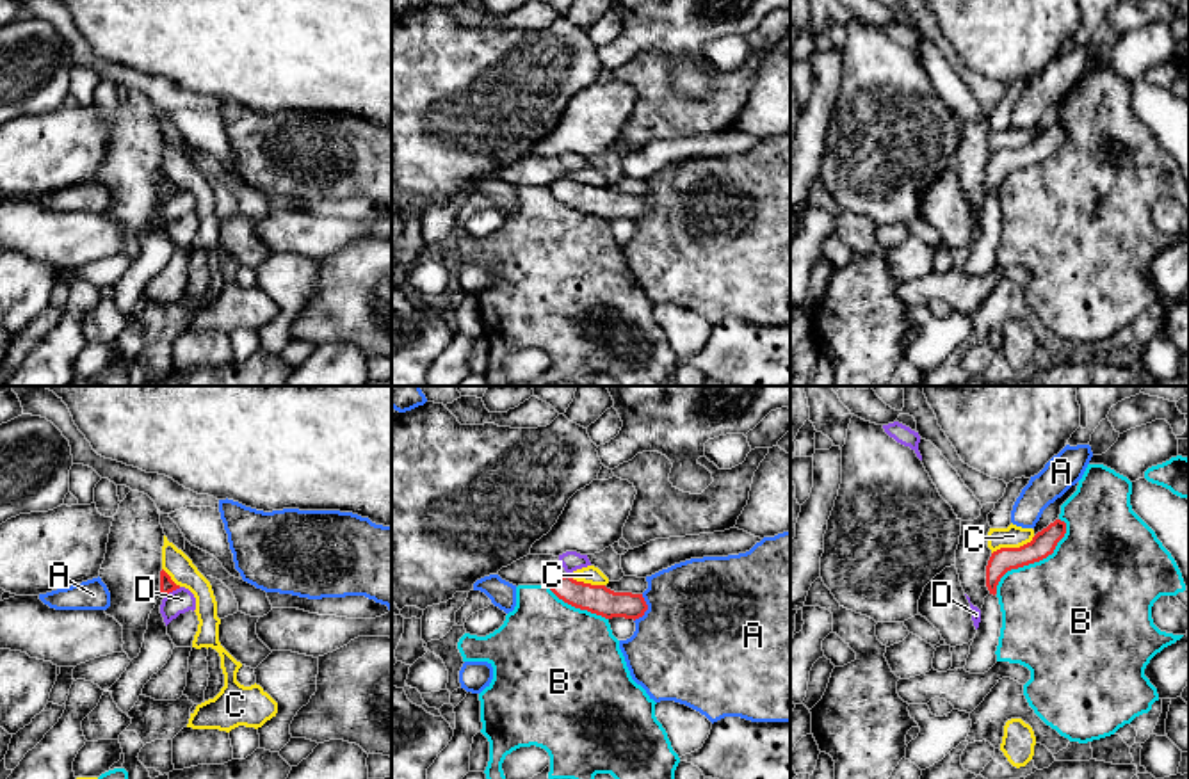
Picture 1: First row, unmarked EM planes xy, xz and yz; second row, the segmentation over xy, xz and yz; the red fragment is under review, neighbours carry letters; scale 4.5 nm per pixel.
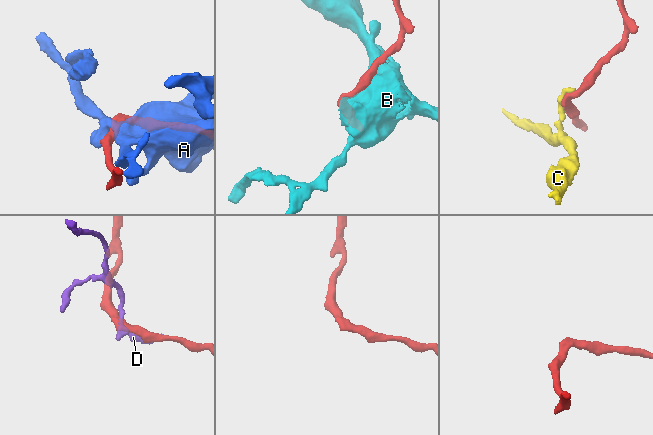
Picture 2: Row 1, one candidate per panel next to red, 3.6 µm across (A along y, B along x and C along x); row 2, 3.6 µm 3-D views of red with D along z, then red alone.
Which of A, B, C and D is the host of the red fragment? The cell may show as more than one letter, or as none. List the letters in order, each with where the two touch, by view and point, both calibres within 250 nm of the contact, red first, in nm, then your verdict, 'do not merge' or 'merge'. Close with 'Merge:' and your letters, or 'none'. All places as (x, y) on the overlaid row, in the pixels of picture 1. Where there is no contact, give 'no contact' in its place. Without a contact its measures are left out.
A: contact xz (647, 609); calibres 130 and 500 nm; do not merge
B: contact yz (1035, 561); calibres 110 and 480 nm; do not merge
C: contact yz (1013, 548); calibres 110 and 100 nm; do not merge
D: contact xy (171, 591); calibres 70 and 110 nm; do not merge
Merge: none

